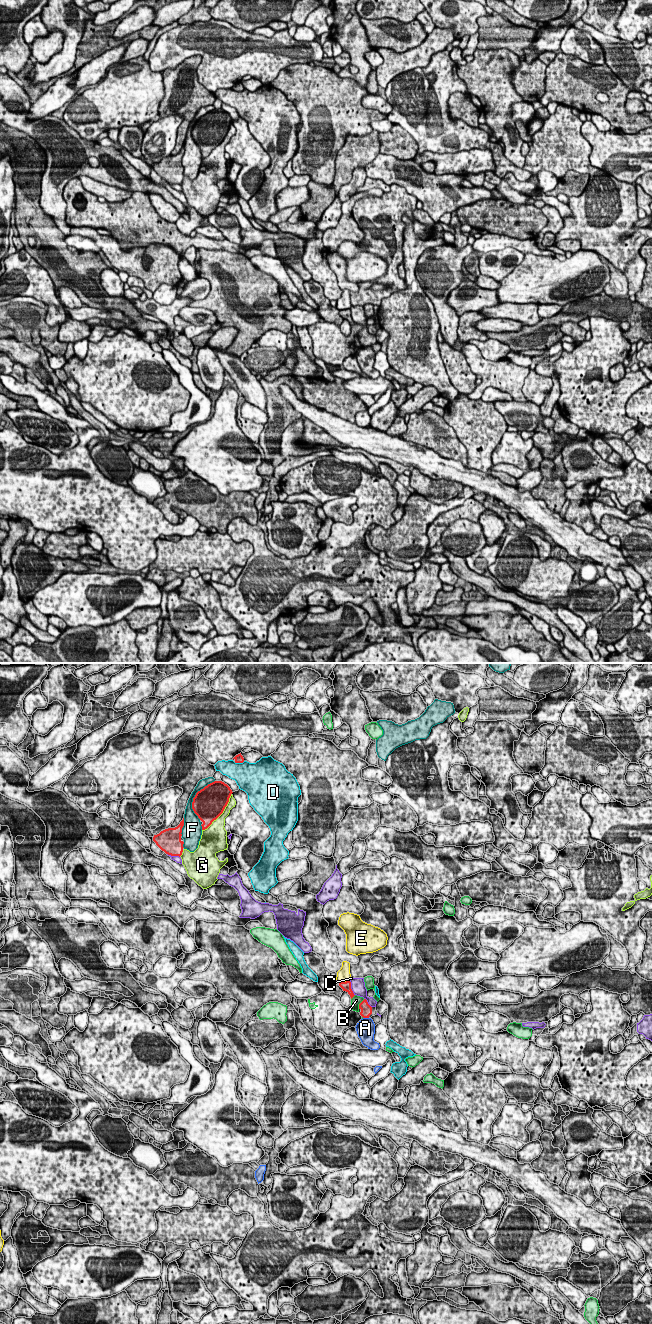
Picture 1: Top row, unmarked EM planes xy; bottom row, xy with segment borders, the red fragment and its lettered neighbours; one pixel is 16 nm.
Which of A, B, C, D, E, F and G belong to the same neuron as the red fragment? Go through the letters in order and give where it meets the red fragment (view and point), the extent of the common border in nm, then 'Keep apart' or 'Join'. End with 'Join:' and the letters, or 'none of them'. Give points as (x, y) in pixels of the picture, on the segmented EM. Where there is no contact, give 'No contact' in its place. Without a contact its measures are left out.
A: Touches red at xy (366, 1017). Shared border 100 nm. Keep apart
B: Touches red at xy (359, 1004). Shared border 190 nm. Keep apart
C: Touches red at xy (350, 988). Shared border 260 nm. Keep apart
D: Touches red at xy (239, 762). Shared border 180 nm. Keep apart
E: Touches red at xy (344, 982). Shared border 180 nm. Keep apart
F: Touches red at xy (194, 797). Shared border 700 nm. Keep apart
G: Touches red at xy (221, 813). Shared border 750 nm. Keep apart
Join: none of them

